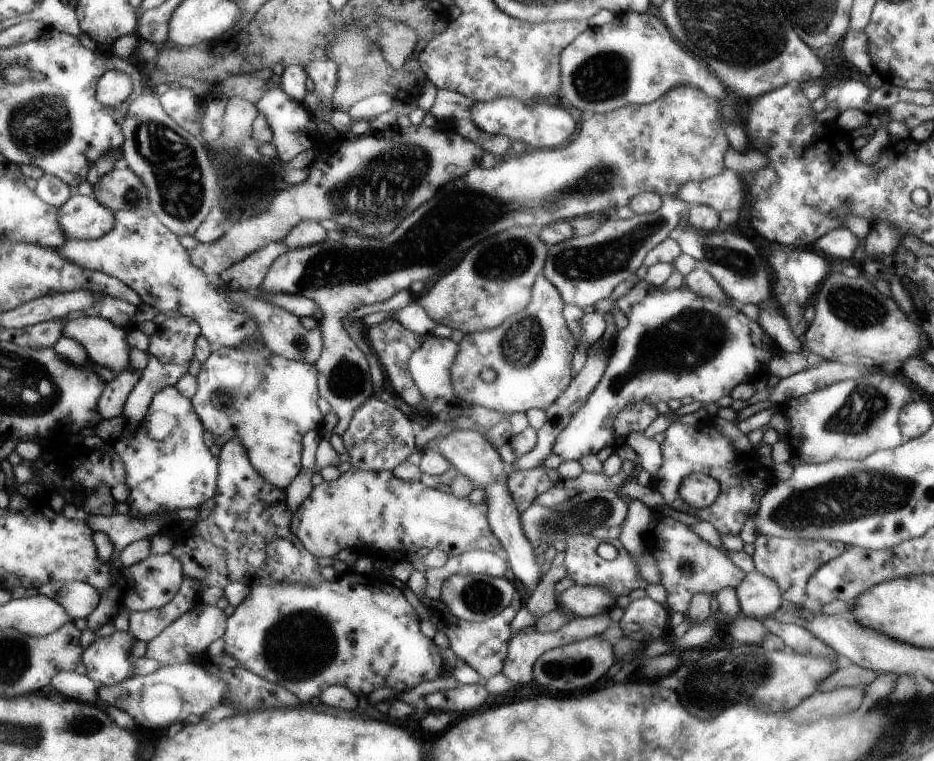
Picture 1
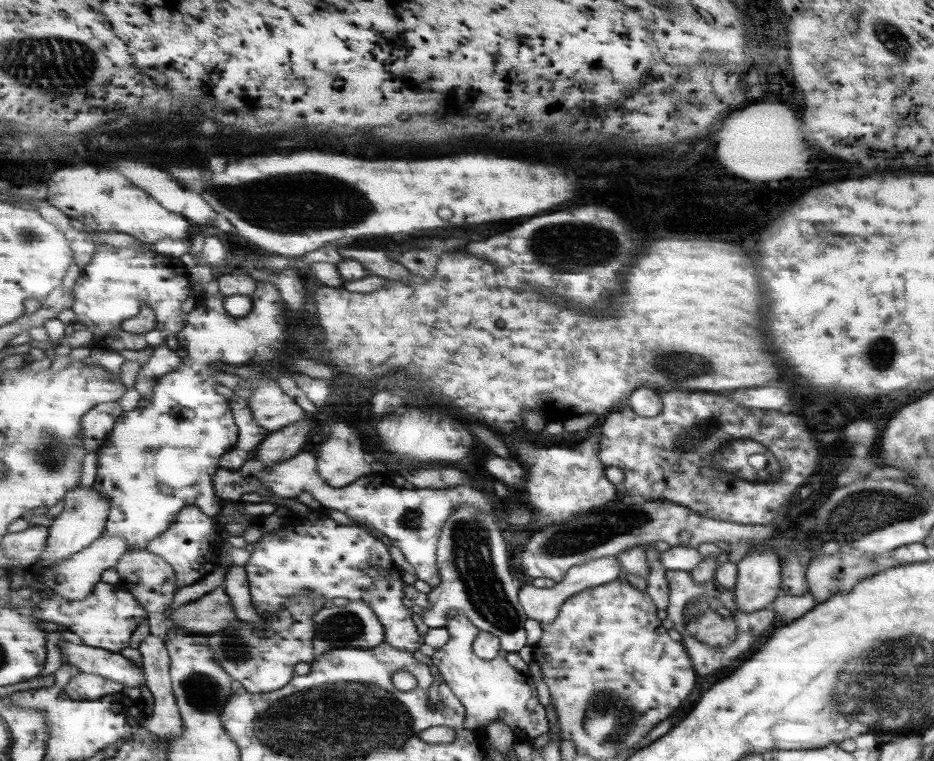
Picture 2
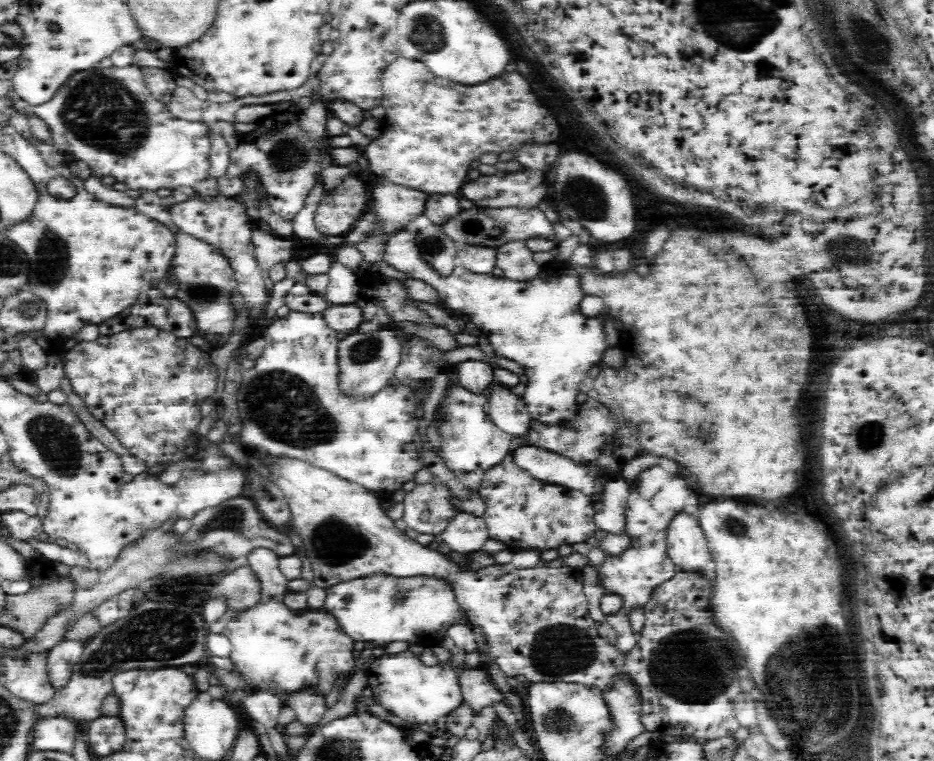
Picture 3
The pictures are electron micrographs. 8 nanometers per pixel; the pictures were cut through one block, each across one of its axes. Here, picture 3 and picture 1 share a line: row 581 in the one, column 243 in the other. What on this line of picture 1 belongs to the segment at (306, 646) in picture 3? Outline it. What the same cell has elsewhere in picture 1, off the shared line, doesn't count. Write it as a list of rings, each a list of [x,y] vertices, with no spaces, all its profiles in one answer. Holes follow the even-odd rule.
[[[271,242],[263,250],[251,254],[243,262],[231,266],[223,276],[229,282],[237,282],[243,290],[255,290],[265,282],[265,278],[269,276],[271,268],[275,266],[275,262],[287,252],[289,252],[289,248],[285,244]]]

